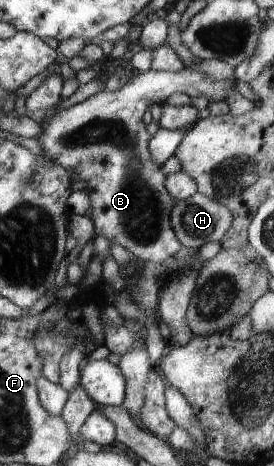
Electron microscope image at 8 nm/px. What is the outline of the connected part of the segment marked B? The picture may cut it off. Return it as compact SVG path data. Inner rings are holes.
M184 67L181 72L168 72L168 71L159 71L159 70L150 70L150 71L139 71L137 75L131 77L131 80L124 86L120 87L116 91L108 91L103 90L98 94L87 98L84 102L79 104L75 104L75 106L71 106L70 108L65 108L65 110L61 110L61 112L57 112L55 116L51 116L48 123L41 125L41 136L37 138L39 140L39 146L41 146L41 154L43 156L49 156L53 162L57 162L59 166L63 166L67 172L69 172L69 177L71 181L83 181L87 186L85 186L84 191L89 194L89 198L91 198L91 206L89 206L89 219L93 223L95 227L95 238L98 236L103 236L109 240L110 244L113 242L117 242L119 246L122 246L123 249L131 252L138 260L141 262L165 262L165 260L169 260L169 258L173 258L180 253L183 253L185 249L177 240L175 236L175 232L173 232L173 228L171 228L171 224L169 222L169 214L171 214L171 208L175 206L175 201L169 195L169 192L165 190L165 174L161 172L162 166L157 166L155 162L153 162L153 158L151 158L151 154L149 152L149 140L152 138L147 133L147 127L143 123L143 115L148 108L151 109L152 106L161 105L167 101L167 99L175 93L185 93L190 98L192 97L205 97L209 98L209 104L216 102L228 102L227 100L227 91L228 90L237 90L238 82L236 80L219 80L219 78L211 78L211 76L207 76L207 74L203 74L203 72L197 72L197 70L191 70L191 68Z

